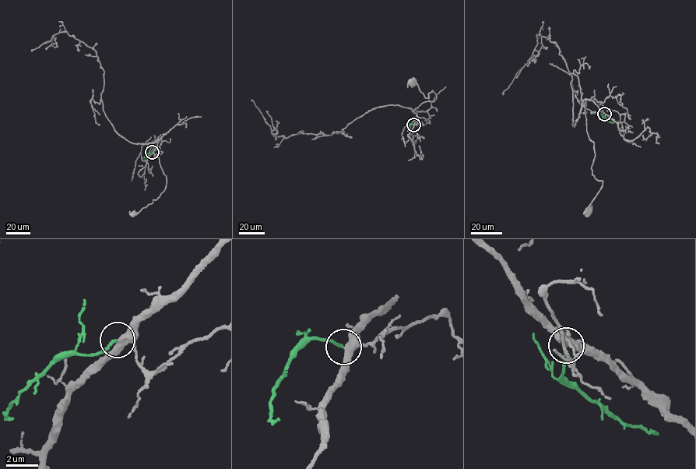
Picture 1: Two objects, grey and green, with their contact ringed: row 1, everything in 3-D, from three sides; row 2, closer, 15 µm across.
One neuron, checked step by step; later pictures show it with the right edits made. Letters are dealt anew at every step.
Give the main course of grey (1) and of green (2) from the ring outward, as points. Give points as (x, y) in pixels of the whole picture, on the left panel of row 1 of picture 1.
1: (152, 152), (160, 138), (130, 142), (106, 117), (101, 97), (104, 72), (94, 50), (65, 31), (31, 51)
2: (152, 152), (143, 158)

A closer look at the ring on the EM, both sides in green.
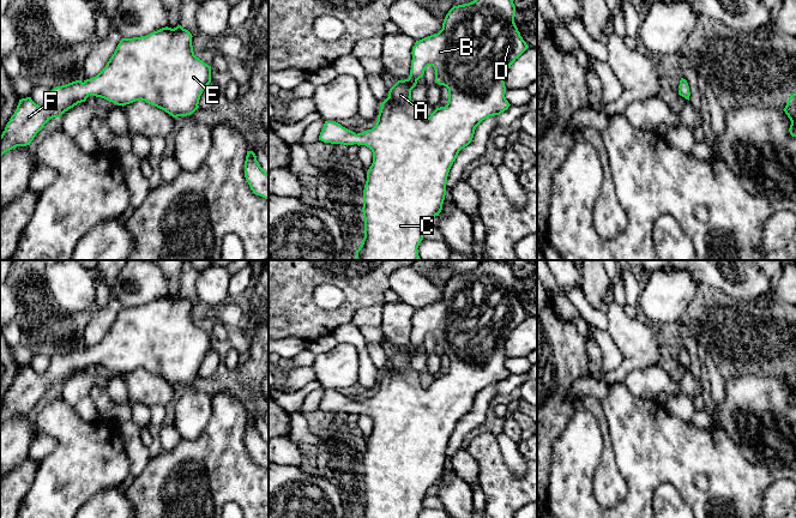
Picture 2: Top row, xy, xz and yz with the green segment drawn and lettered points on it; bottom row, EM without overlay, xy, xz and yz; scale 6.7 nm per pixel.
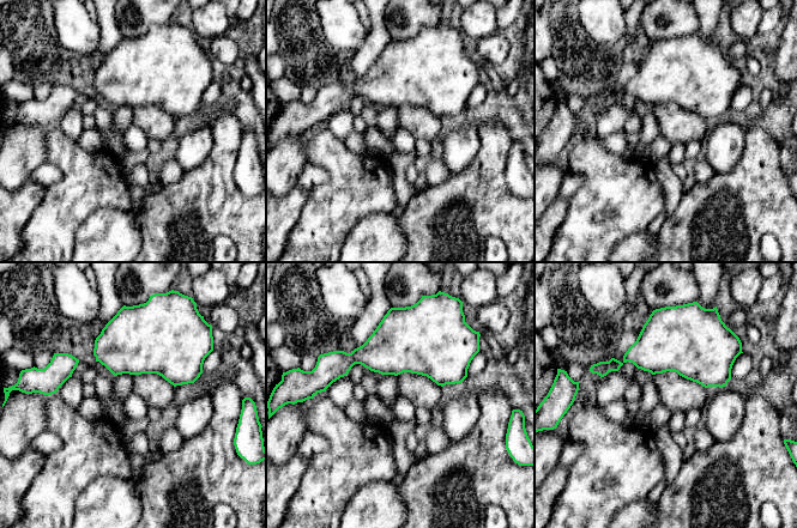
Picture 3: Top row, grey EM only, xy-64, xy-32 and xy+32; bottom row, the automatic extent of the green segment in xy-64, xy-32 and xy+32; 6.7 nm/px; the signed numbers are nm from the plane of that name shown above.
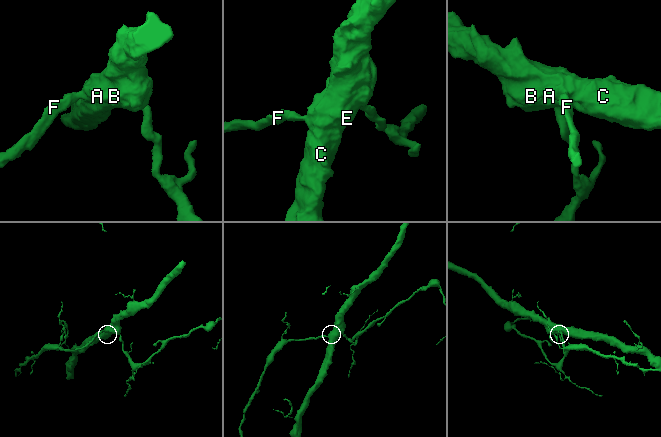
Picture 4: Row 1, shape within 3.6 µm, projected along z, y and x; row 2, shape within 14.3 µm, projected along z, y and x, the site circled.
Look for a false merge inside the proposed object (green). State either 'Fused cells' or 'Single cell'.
Single cell

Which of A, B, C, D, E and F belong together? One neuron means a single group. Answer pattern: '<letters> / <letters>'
A B C D E F

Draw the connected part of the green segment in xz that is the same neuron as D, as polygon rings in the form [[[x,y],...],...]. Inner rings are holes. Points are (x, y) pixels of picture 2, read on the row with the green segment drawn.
[[[474,0],[453,6],[446,14],[442,29],[416,41],[412,47],[411,70],[408,79],[398,80],[380,104],[378,121],[372,130],[355,133],[336,121],[325,121],[319,140],[331,144],[366,145],[373,152],[363,189],[364,237],[356,251],[356,260],[421,260],[418,246],[432,217],[439,216],[446,195],[450,169],[459,151],[468,146],[476,127],[489,116],[500,115],[511,106],[505,97],[505,74],[511,65],[529,48],[514,23],[513,0]],[[428,66],[435,70],[435,83],[448,89],[448,102],[423,118],[420,103],[411,100],[411,90]]]

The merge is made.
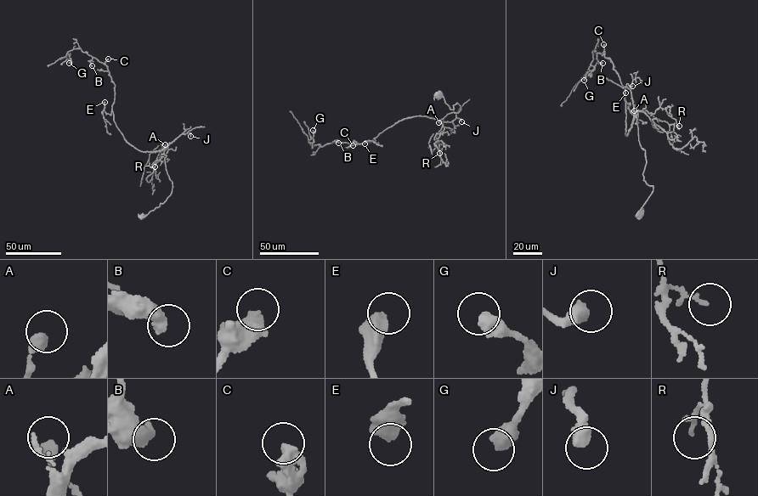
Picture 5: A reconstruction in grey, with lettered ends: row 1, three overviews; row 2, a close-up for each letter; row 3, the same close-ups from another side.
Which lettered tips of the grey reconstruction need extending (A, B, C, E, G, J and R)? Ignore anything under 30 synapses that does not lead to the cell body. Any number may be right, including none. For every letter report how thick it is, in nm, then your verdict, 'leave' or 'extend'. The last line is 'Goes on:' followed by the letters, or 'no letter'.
A: 360 nm | leave
B: 440 nm | leave
C: 550 nm | leave
E: 550 nm | leave
G: 500 nm | leave
J: 480 nm | extend
R: 70 nm | leave
Goes on: J

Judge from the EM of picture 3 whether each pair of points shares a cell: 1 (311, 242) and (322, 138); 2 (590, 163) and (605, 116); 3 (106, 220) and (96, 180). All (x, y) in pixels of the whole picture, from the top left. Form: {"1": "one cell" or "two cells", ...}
{"1": "one cell", "2": "two cells", "3": "two cells"}

